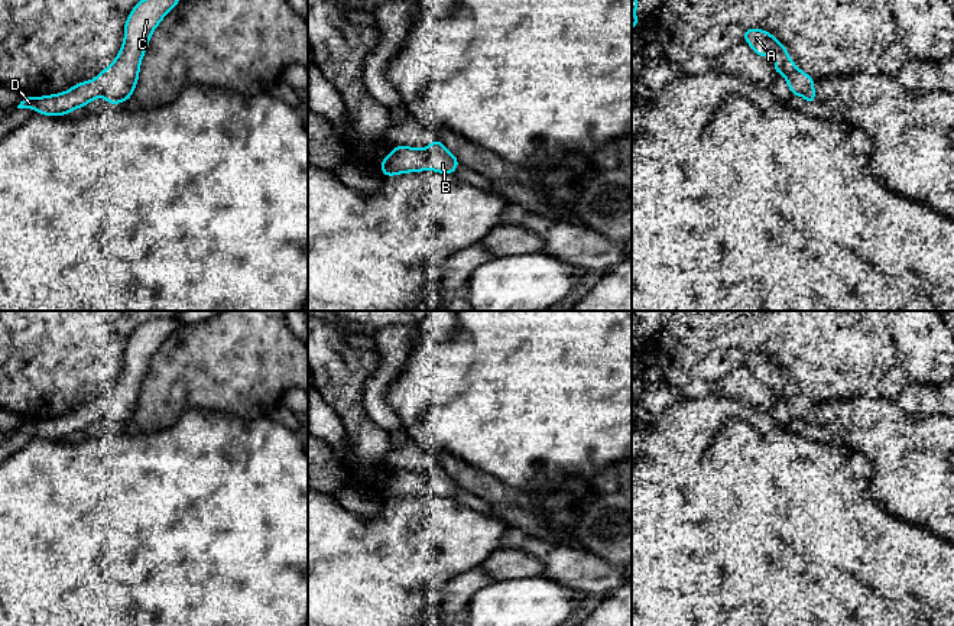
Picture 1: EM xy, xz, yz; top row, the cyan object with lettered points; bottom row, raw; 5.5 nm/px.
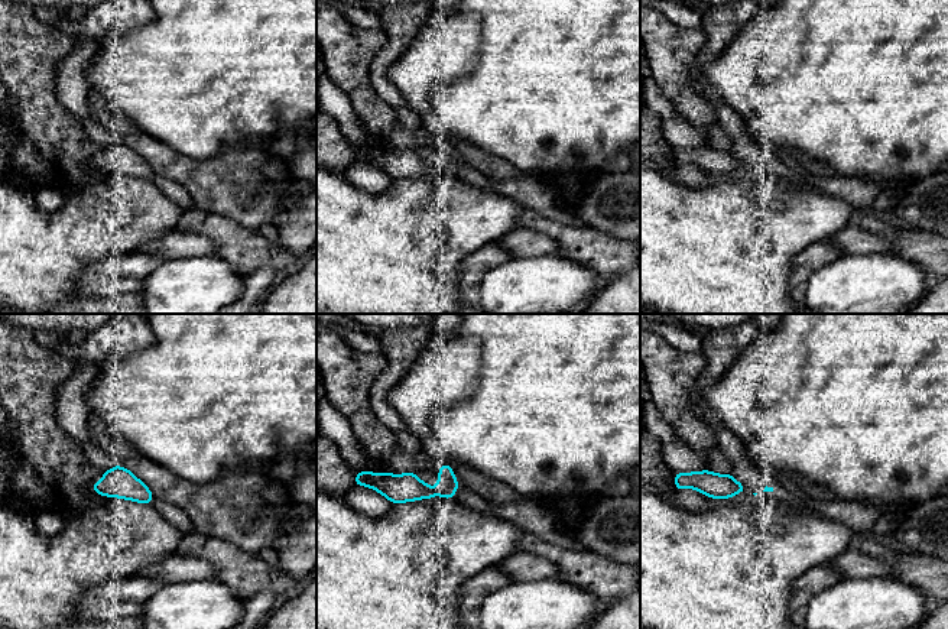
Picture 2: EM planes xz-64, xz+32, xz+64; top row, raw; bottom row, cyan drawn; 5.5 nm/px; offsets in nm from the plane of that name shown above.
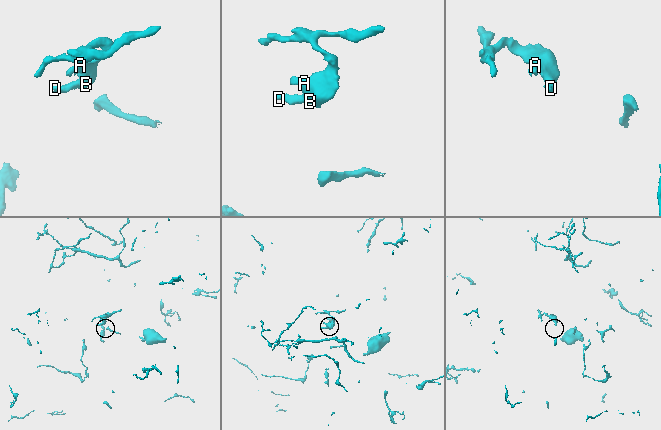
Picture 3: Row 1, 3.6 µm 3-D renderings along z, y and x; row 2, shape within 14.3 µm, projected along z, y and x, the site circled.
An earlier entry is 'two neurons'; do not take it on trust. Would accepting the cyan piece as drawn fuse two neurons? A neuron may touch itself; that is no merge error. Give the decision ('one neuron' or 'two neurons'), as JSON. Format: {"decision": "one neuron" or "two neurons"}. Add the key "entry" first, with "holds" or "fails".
{"entry": "fails", "decision": "one neuron"}

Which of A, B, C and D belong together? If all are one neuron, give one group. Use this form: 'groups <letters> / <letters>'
groups A B C D

